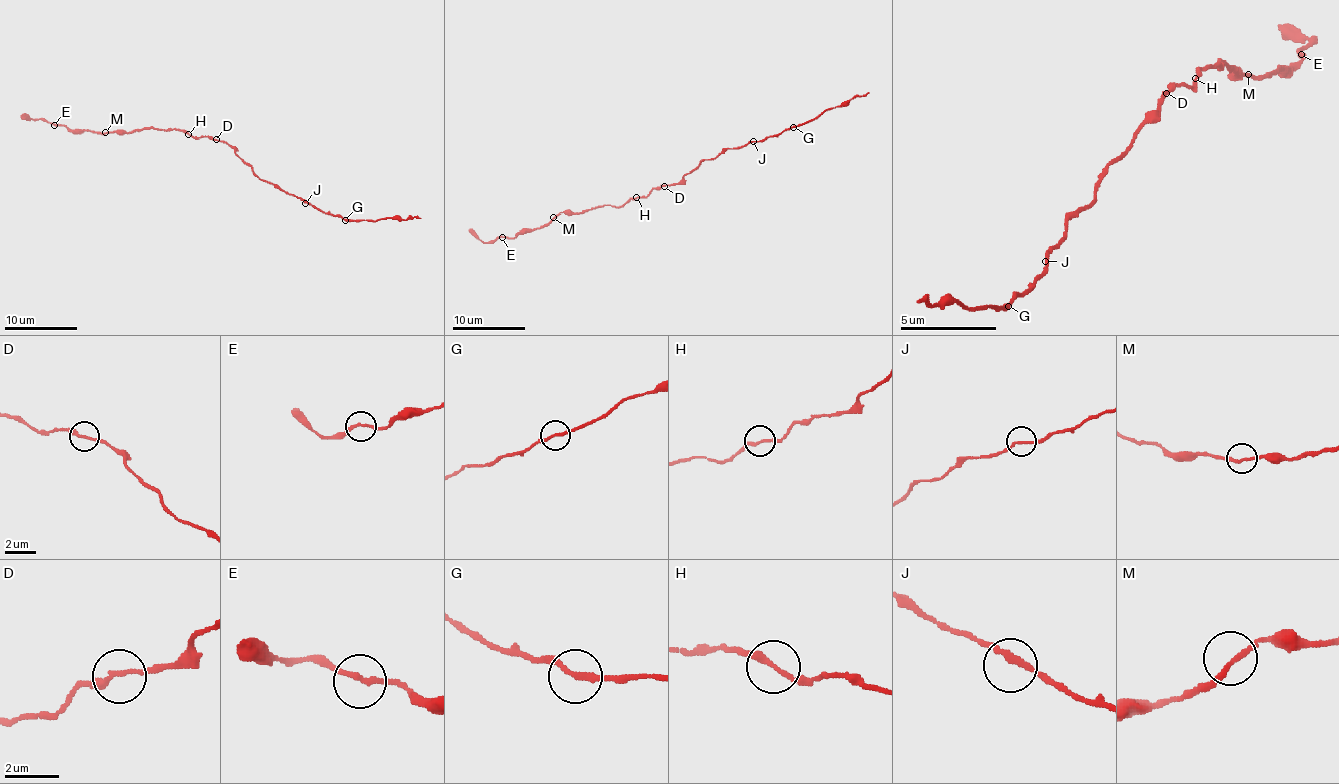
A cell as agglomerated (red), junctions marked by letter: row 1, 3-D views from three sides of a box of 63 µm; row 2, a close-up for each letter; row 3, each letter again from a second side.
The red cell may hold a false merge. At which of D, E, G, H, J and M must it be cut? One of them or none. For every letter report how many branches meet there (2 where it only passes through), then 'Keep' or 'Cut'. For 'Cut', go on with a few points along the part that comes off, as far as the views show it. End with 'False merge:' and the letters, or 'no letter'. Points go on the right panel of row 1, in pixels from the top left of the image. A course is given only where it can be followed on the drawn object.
D: Branches: 2. Keep
E: Branches: 2. Keep
G: Branches: 2. Keep
H: Branches: 2. Keep
J: Branches: 2. Keep
M: Branches: 2. Keep
False merge: no letter

